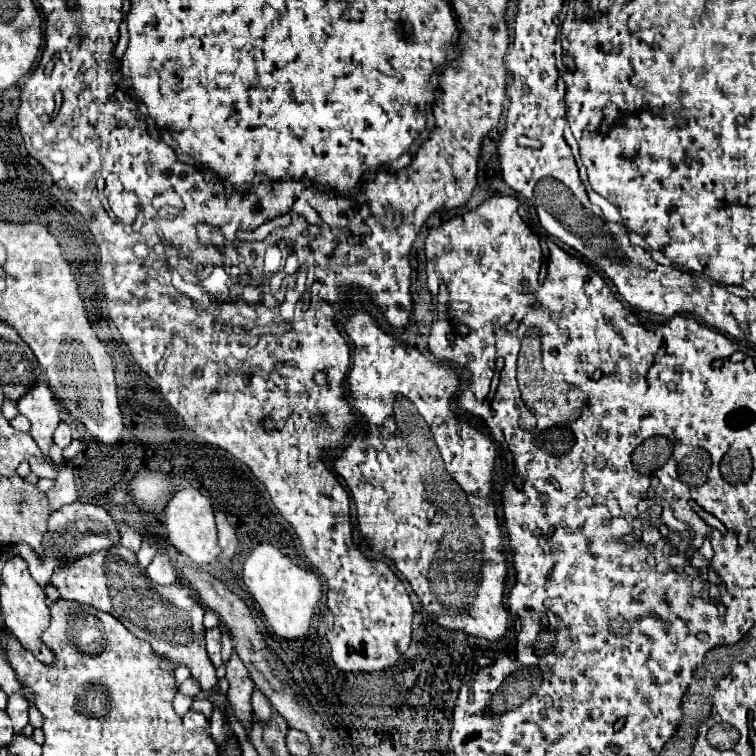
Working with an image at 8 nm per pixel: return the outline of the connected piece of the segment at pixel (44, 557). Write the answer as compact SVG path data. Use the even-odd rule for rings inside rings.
M74 502L74 504L68 504L68 506L64 506L64 508L60 508L60 510L50 514L48 532L44 534L44 540L42 540L44 554L36 554L28 544L14 544L14 548L28 562L32 578L40 586L46 586L56 568L66 568L76 558L80 558L84 554L108 550L108 548L116 546L118 542L120 542L118 524L114 522L114 518L104 508L94 506L94 504Z

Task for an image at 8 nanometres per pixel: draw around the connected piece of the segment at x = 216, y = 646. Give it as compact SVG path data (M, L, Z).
M212 628L212 630L206 630L206 648L208 648L208 656L212 660L212 664L218 668L222 662L220 662L220 628Z

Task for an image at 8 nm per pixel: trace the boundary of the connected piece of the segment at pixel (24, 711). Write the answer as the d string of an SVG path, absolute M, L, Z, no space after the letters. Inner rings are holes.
M10 696L6 712L14 722L14 732L20 734L28 724L28 702L22 696Z

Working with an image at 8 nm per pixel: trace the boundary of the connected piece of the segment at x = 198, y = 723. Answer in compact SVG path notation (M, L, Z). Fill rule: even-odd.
M192 710L182 720L184 720L186 730L208 730L210 728L210 722L206 720L206 716L198 714L198 712L192 712Z

